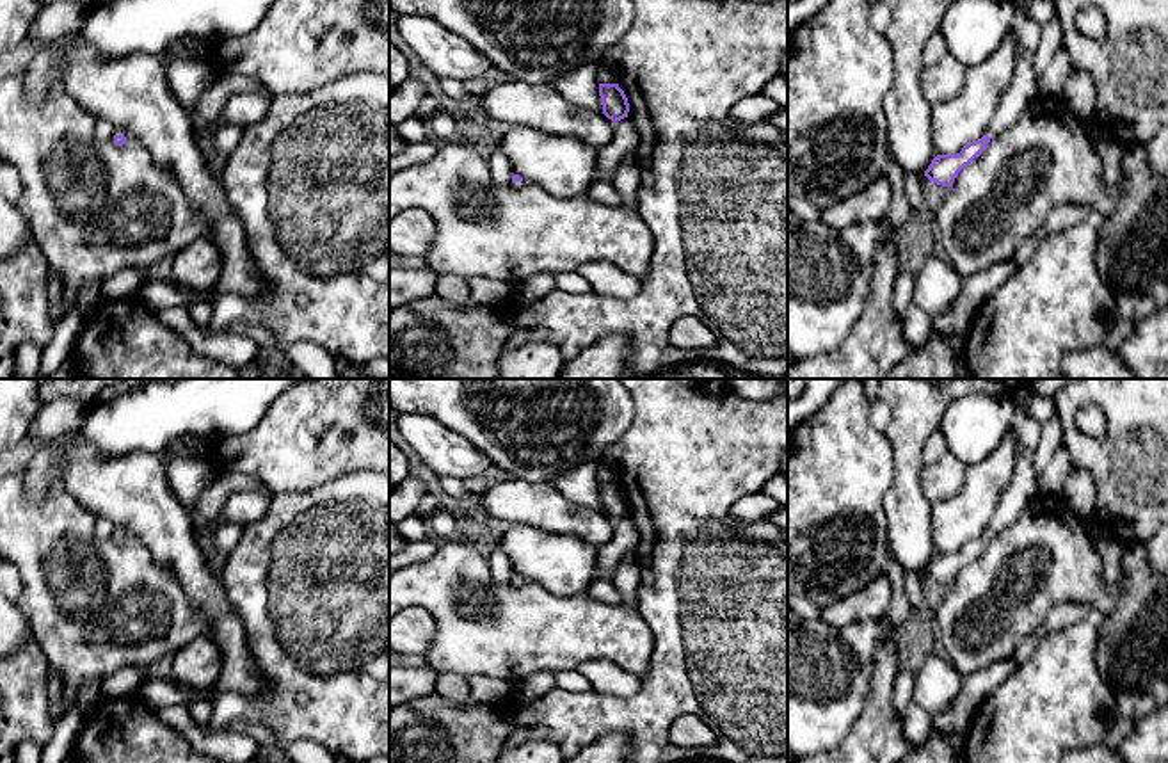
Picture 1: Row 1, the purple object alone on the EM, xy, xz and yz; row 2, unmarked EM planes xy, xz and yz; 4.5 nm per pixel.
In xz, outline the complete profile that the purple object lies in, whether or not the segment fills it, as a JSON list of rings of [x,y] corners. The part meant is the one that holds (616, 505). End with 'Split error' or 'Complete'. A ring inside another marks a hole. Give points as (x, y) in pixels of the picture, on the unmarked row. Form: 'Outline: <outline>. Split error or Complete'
Outline: [[[599,482],[603,512],[615,519],[628,516],[629,502],[619,482]]]. Complete

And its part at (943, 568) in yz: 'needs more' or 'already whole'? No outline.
needs more

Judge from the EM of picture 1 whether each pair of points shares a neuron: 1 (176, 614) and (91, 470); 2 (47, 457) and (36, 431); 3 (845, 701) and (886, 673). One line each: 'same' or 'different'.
1: different
2: different
3: different

